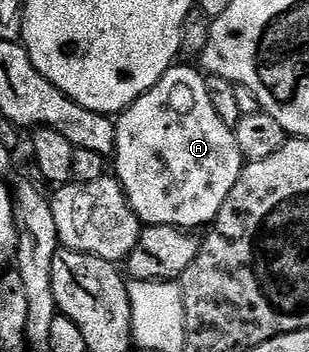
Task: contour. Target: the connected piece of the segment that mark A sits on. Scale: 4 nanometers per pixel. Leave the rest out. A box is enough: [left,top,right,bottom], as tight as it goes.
[113,64,245,232]

